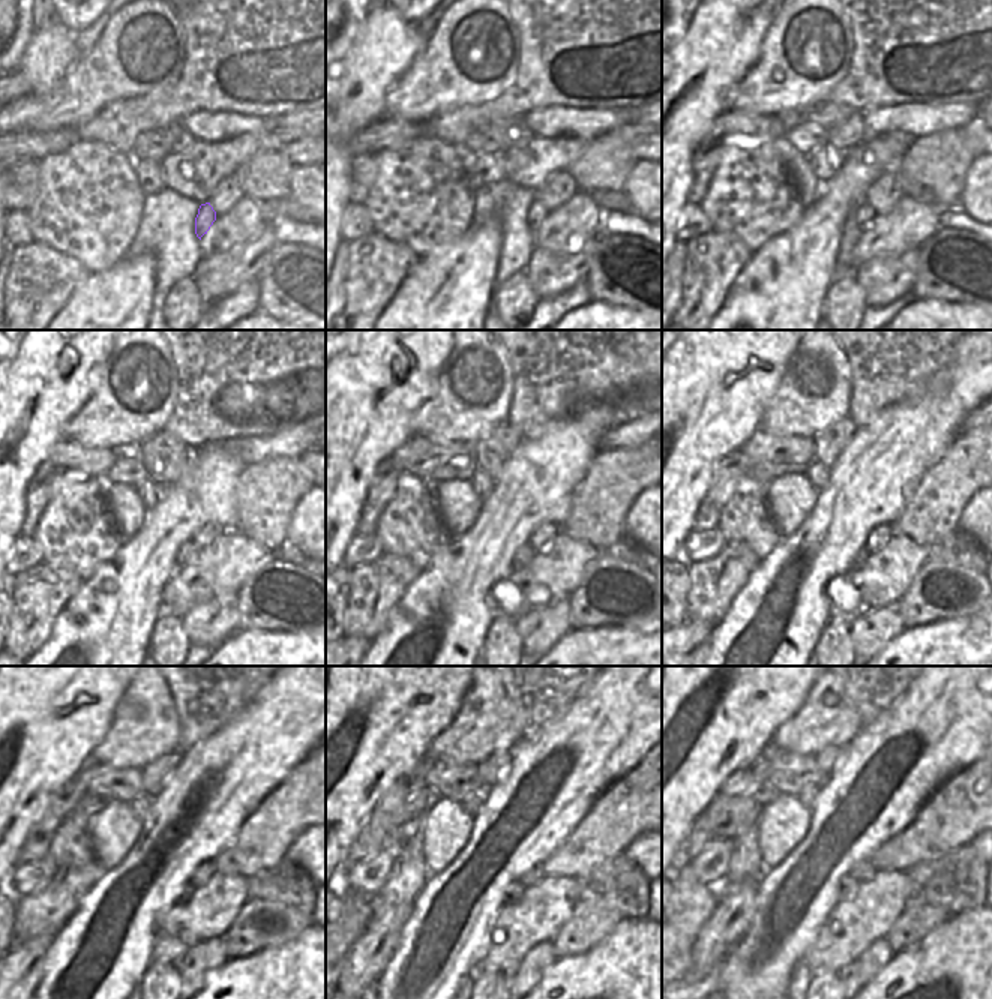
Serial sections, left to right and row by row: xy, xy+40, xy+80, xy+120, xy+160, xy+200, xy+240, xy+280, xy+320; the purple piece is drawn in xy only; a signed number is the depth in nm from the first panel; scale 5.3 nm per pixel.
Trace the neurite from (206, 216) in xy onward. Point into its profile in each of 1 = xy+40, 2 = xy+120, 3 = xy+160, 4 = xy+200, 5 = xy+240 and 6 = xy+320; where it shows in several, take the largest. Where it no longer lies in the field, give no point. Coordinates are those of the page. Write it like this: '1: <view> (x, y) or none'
1: xy+40 (536, 213)
2: xy+120 (188, 554)
3: xy+160 (524, 554)
4: xy+200 (860, 557)
5: xy+240 (188, 891)
6: xy+320 (848, 887)

